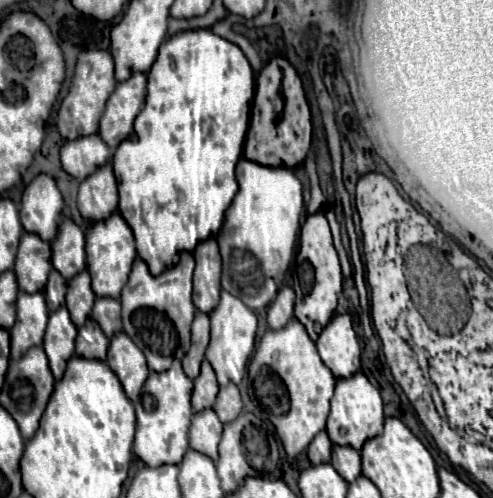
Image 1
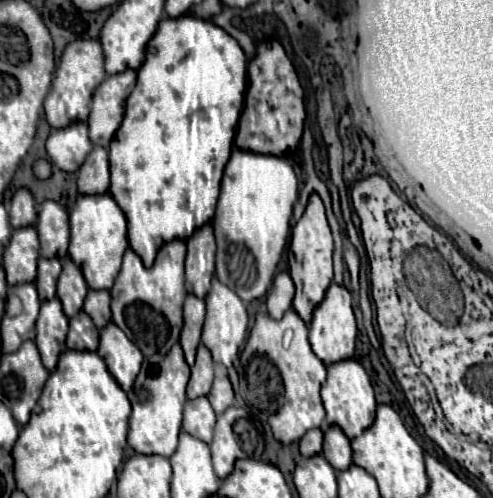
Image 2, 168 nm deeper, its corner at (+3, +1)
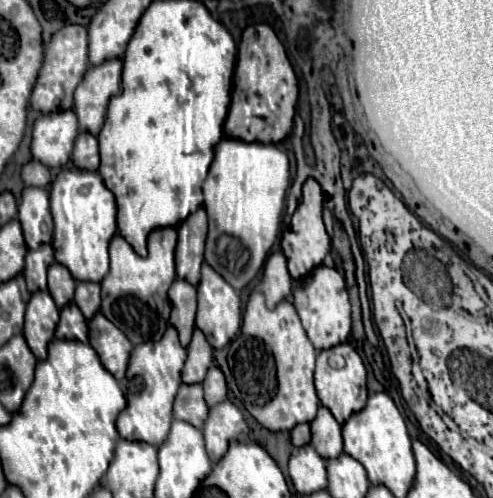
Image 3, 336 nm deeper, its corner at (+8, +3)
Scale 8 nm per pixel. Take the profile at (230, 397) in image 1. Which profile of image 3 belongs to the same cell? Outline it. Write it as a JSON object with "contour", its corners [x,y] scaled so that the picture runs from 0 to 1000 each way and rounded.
{"contour":[[[430,733],[430,737],[422,741],[422,753],[418,753],[418,761],[410,765],[410,773],[414,773],[414,797],[418,797],[418,809],[422,809],[426,817],[458,801],[462,781],[458,781],[454,753],[450,753],[450,745],[446,745],[442,737]]]}

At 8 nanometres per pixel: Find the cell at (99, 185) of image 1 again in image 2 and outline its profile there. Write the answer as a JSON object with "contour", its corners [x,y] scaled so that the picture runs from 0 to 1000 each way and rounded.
{"contour":[[[189,291],[181,319],[156,347],[156,376],[164,392],[213,392],[221,384],[221,307],[209,295]]]}

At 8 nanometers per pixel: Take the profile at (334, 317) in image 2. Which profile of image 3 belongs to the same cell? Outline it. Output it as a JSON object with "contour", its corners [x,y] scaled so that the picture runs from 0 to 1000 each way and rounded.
{"contour":[[[645,532],[621,556],[596,564],[592,592],[596,592],[596,616],[613,641],[613,653],[621,661],[633,693],[645,705],[665,701],[665,697],[686,693],[686,689],[698,689],[706,681],[710,657],[714,657],[714,649],[710,649],[710,604],[706,604],[698,552],[686,540]]]}

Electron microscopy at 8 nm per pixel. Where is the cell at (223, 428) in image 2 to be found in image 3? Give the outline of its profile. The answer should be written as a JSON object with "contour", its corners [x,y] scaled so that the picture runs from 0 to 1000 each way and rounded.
{"contour":[[[450,805],[426,817],[422,841],[410,865],[418,882],[418,906],[430,930],[446,926],[446,918],[462,906],[467,886],[479,882],[479,865],[487,849],[495,849],[495,837],[471,805]]]}

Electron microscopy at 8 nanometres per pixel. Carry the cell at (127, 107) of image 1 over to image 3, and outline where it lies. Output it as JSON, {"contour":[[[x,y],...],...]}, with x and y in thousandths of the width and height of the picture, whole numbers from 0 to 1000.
{"contour":[[[219,118],[207,131],[178,135],[150,183],[150,219],[158,231],[162,263],[199,271],[211,251],[219,203],[243,183],[243,143],[243,118]]]}

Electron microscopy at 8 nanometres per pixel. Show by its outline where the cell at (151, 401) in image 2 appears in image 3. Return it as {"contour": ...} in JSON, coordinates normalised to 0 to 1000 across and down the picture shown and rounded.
{"contour":[[[341,653],[325,685],[284,689],[268,701],[256,753],[243,765],[256,797],[256,817],[243,825],[235,841],[243,878],[260,886],[300,886],[304,894],[316,898],[325,894],[325,886],[333,886],[333,878],[341,878],[349,845],[349,809],[365,777],[365,745],[373,725],[377,725],[377,701],[365,693],[361,669],[349,653]]]}

